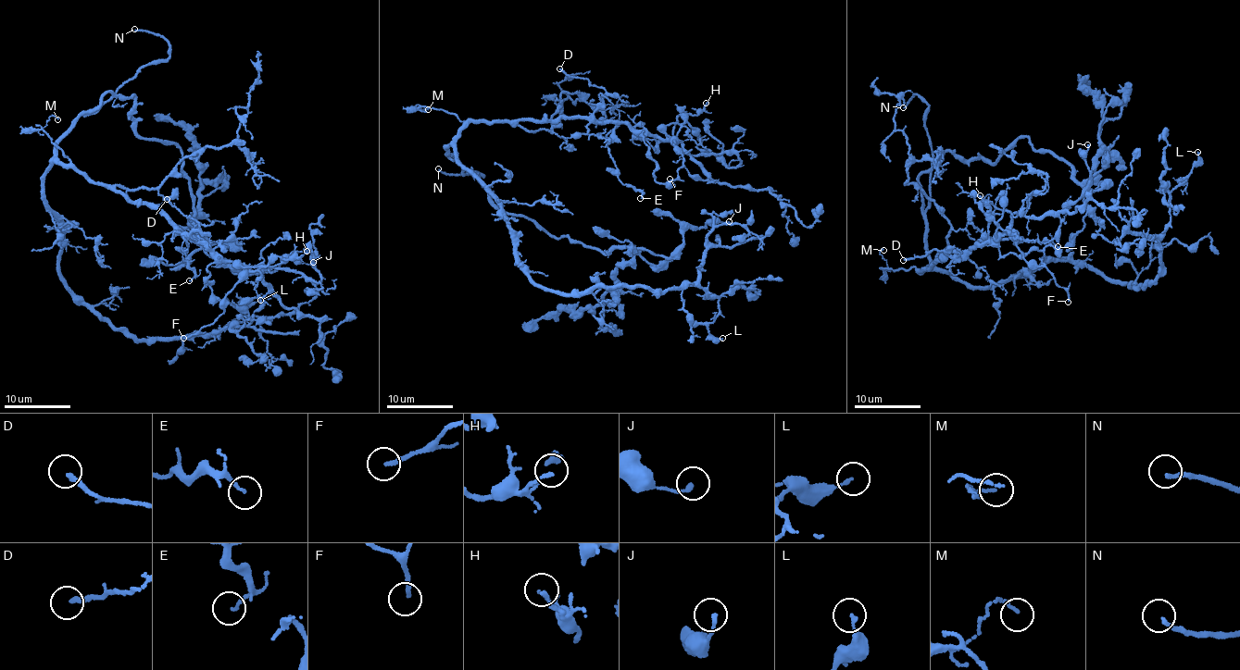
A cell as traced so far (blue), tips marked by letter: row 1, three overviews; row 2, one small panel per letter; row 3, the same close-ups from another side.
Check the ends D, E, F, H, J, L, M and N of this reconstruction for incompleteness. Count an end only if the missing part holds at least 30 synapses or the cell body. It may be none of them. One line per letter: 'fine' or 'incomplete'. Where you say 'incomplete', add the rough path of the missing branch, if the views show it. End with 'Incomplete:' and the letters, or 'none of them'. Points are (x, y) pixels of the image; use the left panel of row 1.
D: fine
E: fine
F: fine
H: fine
J: fine
L: fine
M: fine
N: incomplete
Incomplete: N

